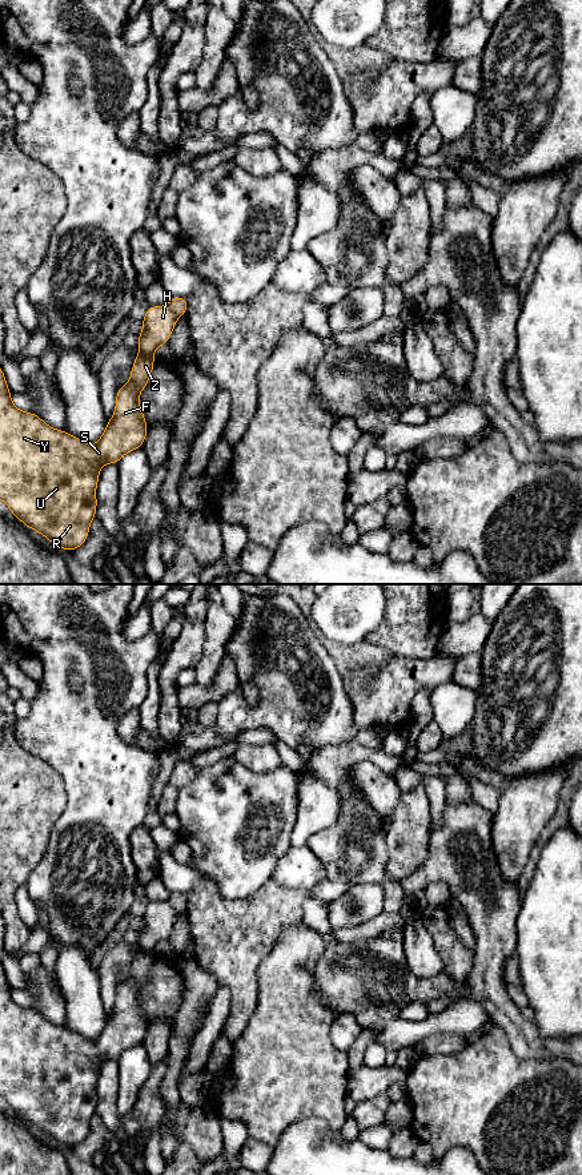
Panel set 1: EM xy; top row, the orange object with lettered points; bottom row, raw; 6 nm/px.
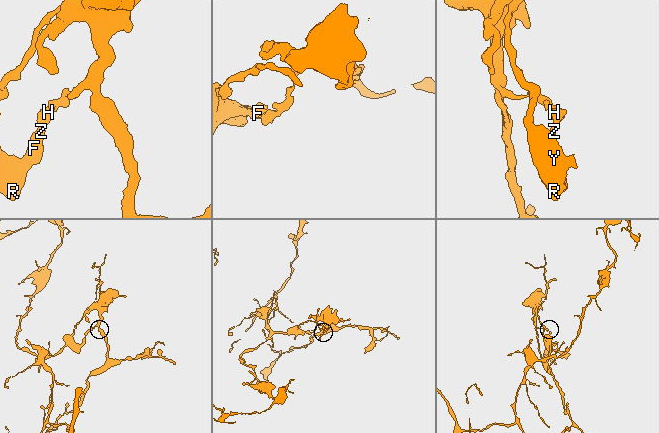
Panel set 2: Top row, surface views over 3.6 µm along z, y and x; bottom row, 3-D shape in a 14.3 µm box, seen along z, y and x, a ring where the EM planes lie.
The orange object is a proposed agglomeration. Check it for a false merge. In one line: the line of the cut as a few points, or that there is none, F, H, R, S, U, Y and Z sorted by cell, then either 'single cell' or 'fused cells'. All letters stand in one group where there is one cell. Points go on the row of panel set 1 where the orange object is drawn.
cut xy (140, 353), (152, 355); groups F R S U Y Z / H; fused cells

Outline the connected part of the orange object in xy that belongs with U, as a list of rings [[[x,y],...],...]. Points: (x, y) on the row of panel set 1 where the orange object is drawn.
[[[136,355],[129,381],[116,391],[112,418],[99,442],[89,444],[65,430],[51,427],[33,413],[19,410],[0,366],[0,500],[25,527],[69,554],[87,542],[91,522],[96,518],[101,467],[117,464],[125,454],[143,447],[148,435],[139,398],[149,383],[153,367],[153,355]]]

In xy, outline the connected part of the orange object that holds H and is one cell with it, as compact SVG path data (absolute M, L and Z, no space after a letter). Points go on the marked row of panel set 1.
M172 297L166 306L149 306L141 319L144 330L137 334L139 353L153 355L158 346L166 345L177 319L186 314L188 299Z

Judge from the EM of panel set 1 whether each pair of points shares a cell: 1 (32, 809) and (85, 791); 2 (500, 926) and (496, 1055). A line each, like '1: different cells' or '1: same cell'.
1: different cells
2: different cells

